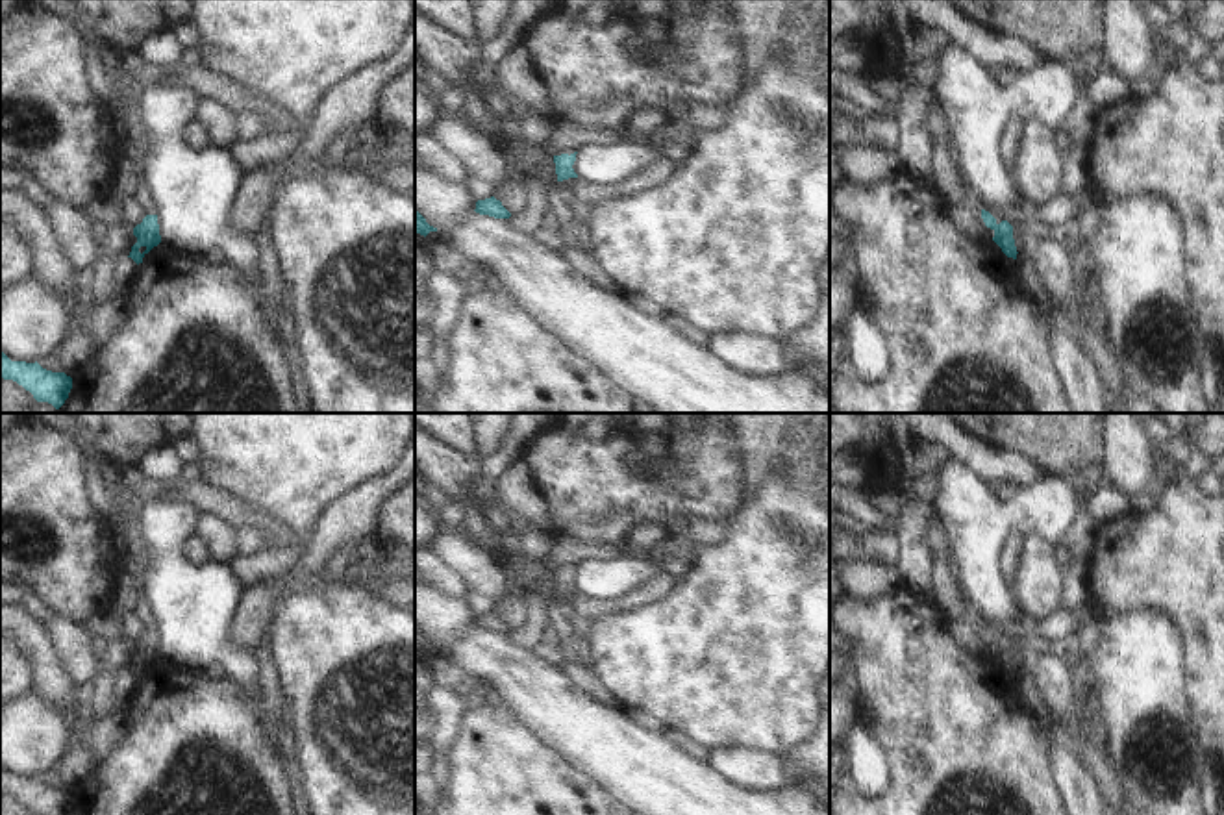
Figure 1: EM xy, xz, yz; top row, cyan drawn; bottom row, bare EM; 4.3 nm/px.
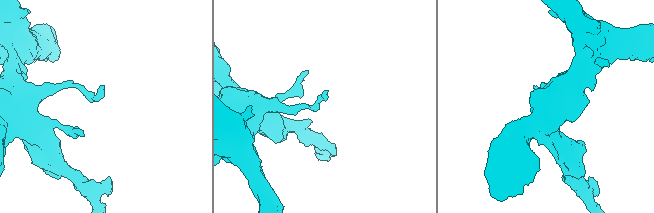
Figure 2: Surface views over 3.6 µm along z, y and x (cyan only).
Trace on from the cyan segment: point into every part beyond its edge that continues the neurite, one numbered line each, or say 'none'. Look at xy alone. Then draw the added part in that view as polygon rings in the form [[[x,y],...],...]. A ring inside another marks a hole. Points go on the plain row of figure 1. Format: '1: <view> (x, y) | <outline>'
none

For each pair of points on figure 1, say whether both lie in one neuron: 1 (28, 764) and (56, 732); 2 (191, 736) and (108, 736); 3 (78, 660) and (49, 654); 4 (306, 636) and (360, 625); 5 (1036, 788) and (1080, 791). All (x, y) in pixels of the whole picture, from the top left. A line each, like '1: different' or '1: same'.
1: same
2: different
3: different
4: same
5: different

